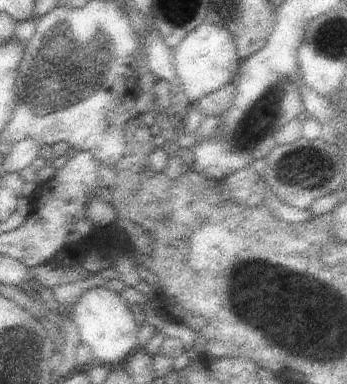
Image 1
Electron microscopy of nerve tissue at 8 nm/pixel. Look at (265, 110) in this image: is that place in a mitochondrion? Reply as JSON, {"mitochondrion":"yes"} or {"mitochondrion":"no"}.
{"mitochondrion":"yes"}

